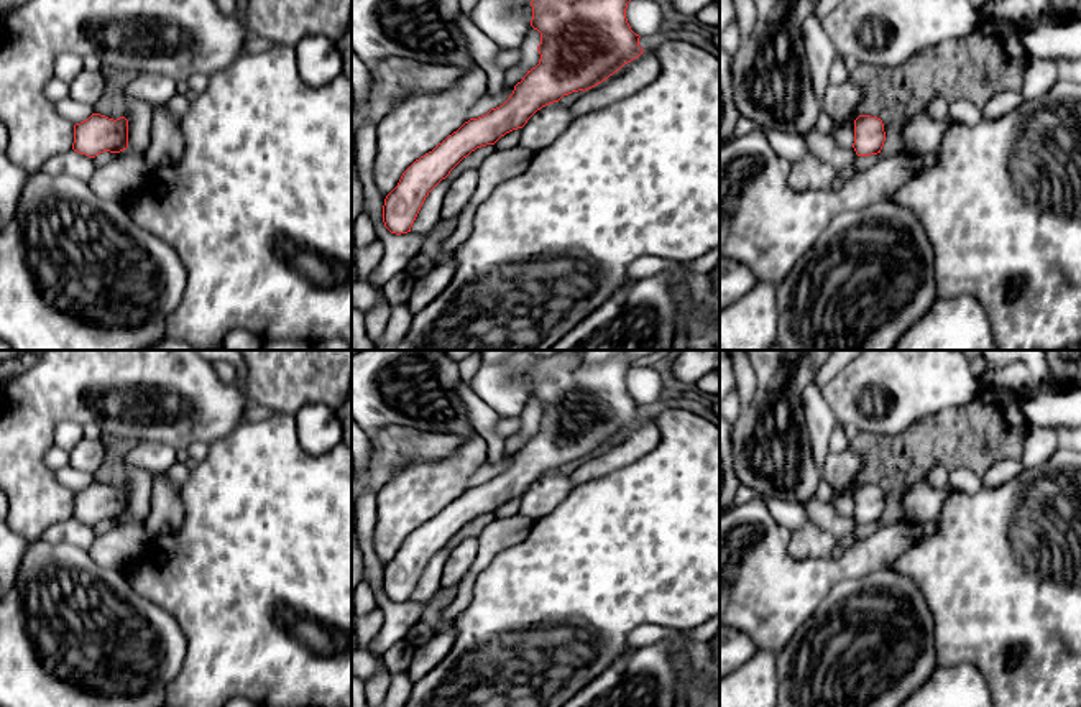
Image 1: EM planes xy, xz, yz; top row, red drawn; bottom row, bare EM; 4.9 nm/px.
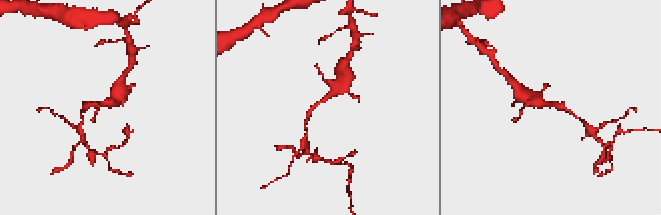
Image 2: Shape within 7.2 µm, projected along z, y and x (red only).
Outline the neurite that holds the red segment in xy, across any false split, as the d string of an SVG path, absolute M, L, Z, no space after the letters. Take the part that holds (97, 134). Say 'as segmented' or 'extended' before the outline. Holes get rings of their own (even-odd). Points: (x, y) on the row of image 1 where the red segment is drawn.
as segmented; M92 113L87 120L74 125L72 150L95 158L104 151L120 153L128 148L128 120L117 120Z

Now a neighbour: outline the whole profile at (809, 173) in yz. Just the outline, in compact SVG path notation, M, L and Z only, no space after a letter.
M807 153L798 161L790 163L789 186L794 191L826 191L833 187L835 178L841 174L835 166Z

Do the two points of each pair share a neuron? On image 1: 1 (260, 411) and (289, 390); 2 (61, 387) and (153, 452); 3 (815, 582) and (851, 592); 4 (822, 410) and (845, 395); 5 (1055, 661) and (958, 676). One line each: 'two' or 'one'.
1: two
2: two
3: two
4: two
5: two

